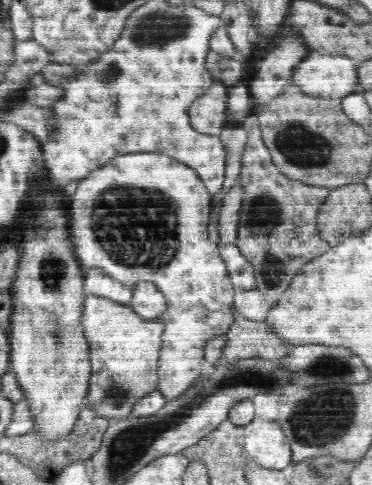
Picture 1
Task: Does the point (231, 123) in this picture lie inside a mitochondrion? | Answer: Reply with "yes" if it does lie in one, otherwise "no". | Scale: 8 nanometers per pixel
no

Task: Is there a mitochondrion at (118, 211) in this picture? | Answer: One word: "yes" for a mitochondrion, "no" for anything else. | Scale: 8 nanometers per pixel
yes

